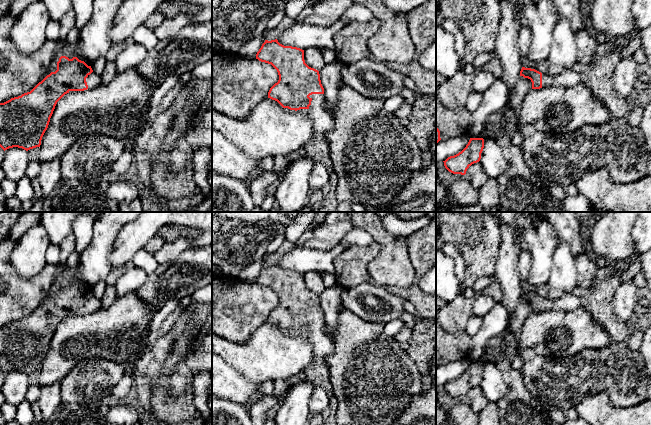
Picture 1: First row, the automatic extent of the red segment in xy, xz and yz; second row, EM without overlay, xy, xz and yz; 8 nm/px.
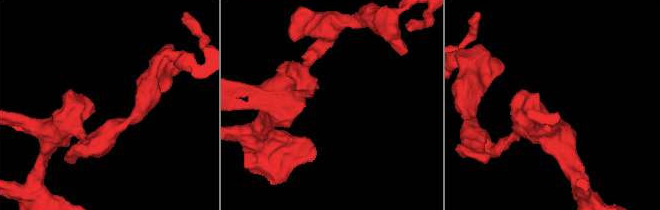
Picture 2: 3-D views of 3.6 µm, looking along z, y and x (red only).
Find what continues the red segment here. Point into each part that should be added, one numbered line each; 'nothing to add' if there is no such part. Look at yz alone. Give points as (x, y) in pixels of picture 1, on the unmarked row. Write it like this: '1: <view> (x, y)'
1: yz (568, 302)

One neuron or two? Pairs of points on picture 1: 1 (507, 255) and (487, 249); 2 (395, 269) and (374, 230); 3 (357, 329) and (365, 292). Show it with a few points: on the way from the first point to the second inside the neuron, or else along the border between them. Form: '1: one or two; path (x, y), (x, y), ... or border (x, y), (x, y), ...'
1: two; border (500, 229), (501, 245), (495, 270), (491, 274)
2: one; path (392, 259), (392, 249), (384, 240)
3: two; border (345, 307), (363, 319), (381, 324)

